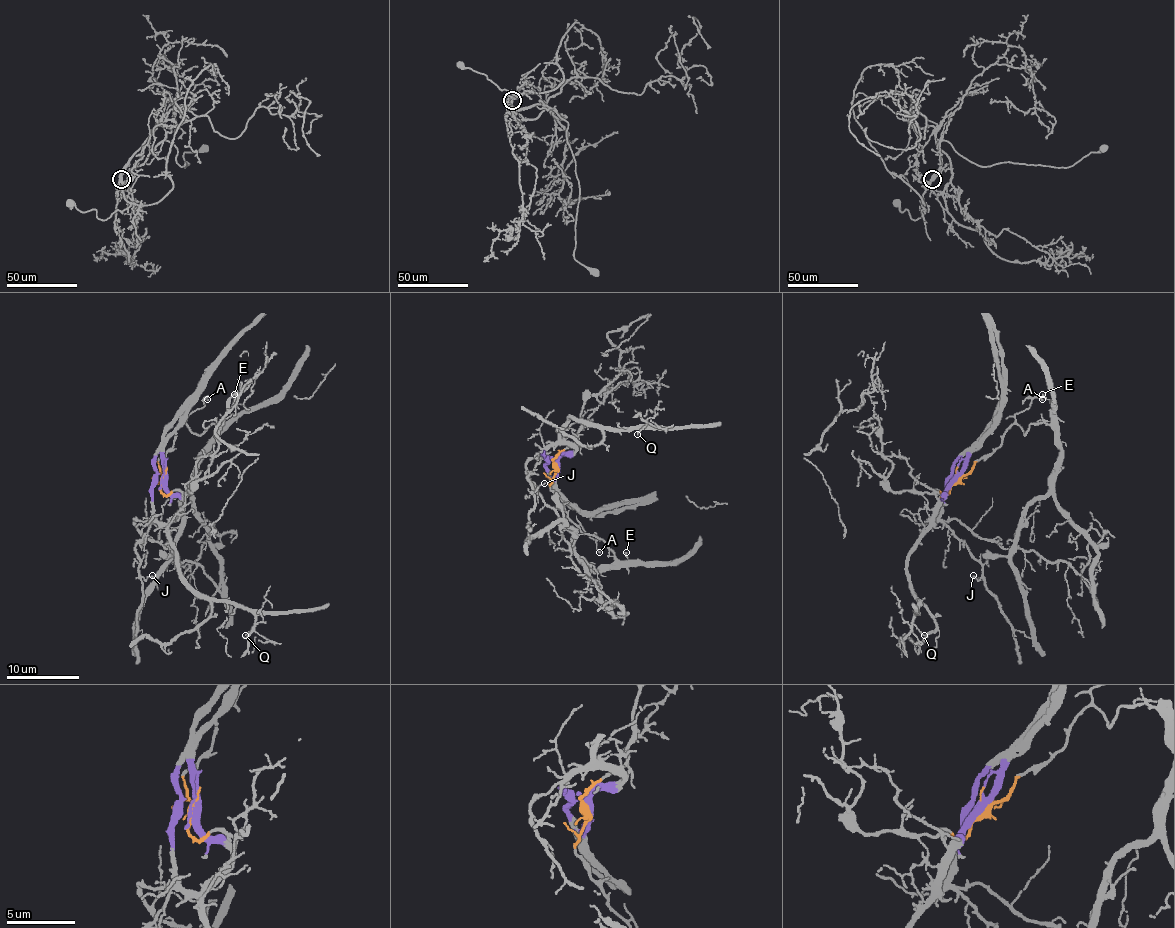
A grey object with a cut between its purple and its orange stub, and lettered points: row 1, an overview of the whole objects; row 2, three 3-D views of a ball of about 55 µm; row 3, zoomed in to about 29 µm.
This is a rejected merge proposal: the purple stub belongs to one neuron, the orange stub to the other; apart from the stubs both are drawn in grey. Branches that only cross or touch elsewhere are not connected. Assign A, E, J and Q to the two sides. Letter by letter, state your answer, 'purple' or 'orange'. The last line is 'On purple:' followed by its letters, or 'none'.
A: orange
E: orange
J: purple
Q: purple
On purple: J, Q

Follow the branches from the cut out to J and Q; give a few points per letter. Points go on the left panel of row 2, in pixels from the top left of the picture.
J: (163, 478), (152, 489), (152, 520), (136, 546), (140, 575), (145, 579), (152, 575)
Q: (163, 478), (154, 485), (152, 515), (165, 527), (180, 575), (209, 597), (242, 604), (255, 617), (246, 635)

